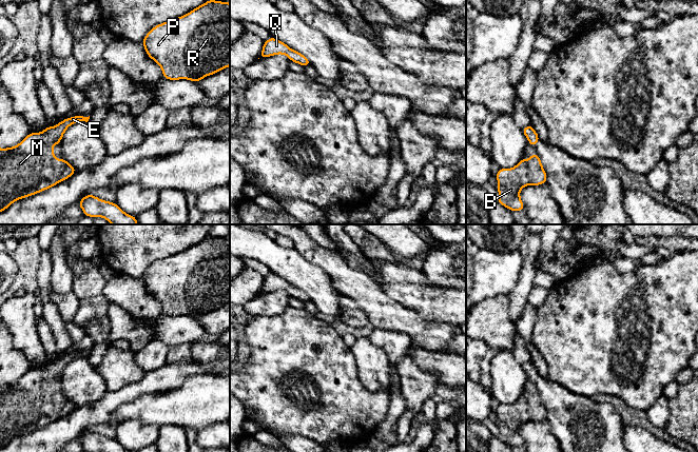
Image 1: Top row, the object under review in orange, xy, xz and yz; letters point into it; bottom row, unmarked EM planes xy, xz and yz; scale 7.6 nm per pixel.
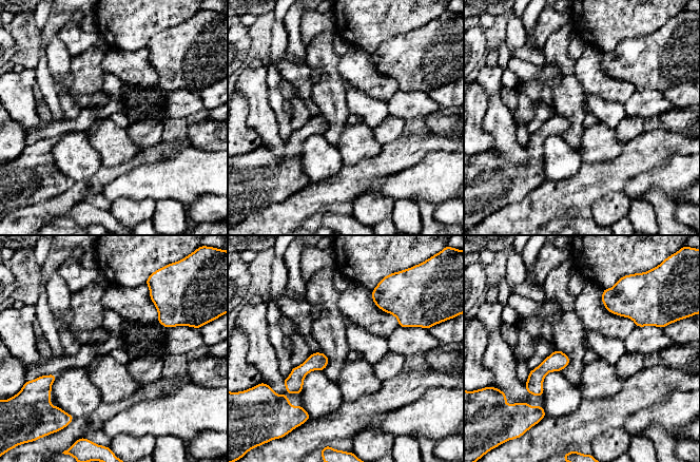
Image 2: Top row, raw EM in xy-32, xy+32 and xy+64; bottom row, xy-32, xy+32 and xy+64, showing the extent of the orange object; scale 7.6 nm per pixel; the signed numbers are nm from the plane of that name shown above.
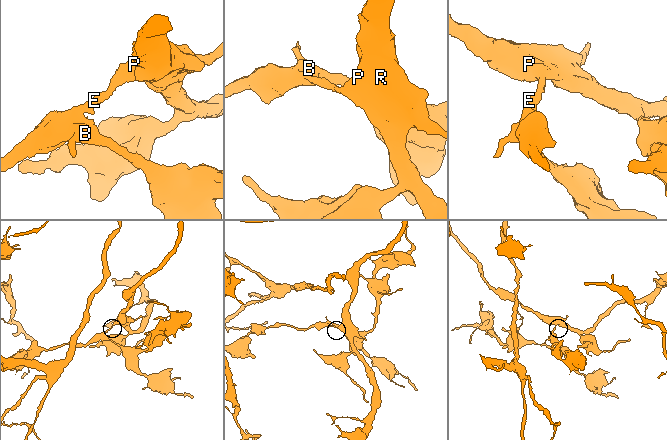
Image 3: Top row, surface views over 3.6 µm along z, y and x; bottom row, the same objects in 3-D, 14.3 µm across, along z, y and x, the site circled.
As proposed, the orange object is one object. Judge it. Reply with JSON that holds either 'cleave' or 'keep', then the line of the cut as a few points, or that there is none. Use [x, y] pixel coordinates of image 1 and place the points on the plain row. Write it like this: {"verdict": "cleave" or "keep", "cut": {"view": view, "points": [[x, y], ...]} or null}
{"verdict": "keep", "cut": null}

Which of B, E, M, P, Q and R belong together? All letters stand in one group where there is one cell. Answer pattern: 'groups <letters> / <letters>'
groups B E M P Q R

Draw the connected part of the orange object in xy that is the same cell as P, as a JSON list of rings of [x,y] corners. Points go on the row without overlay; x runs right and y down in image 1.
[[[208,236],[181,253],[154,262],[142,275],[142,279],[147,291],[161,303],[164,315],[199,318],[202,314],[230,302],[230,239]]]

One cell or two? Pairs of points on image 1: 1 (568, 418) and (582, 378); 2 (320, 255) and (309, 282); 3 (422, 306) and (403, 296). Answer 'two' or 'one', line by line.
1: two
2: two
3: one

